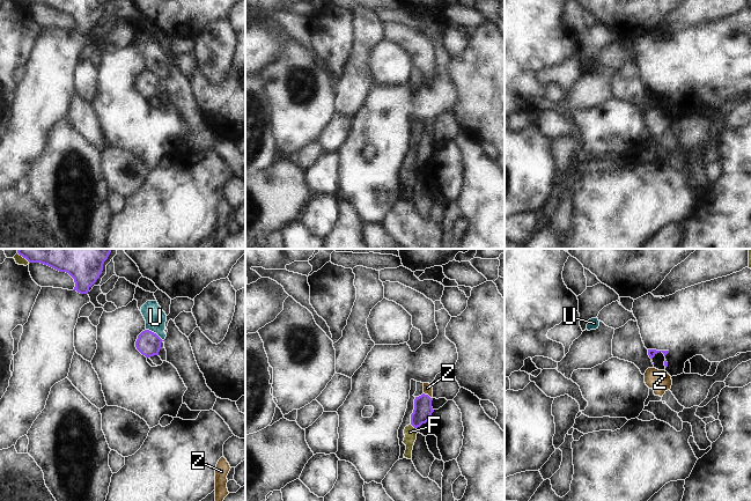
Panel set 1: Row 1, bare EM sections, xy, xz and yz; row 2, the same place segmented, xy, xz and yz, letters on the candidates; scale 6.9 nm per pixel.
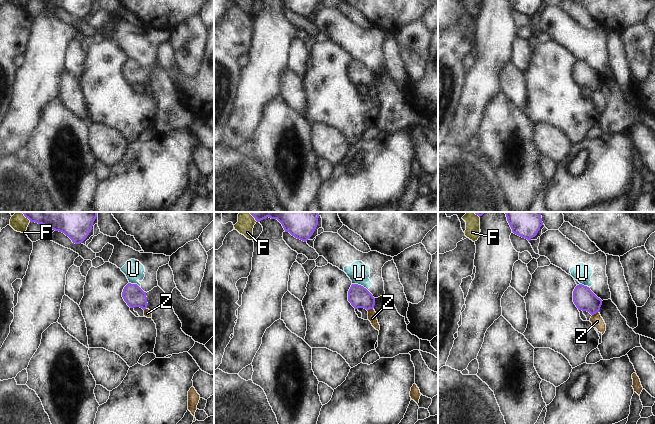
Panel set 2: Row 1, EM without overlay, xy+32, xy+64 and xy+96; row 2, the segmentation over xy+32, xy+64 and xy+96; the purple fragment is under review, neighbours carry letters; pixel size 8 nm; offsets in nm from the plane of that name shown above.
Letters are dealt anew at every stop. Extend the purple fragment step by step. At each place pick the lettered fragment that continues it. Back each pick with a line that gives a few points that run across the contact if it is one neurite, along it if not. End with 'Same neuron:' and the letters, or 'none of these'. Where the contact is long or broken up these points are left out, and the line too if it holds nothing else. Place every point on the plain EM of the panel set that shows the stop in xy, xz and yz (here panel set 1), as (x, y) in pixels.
Same neuron: none of these.

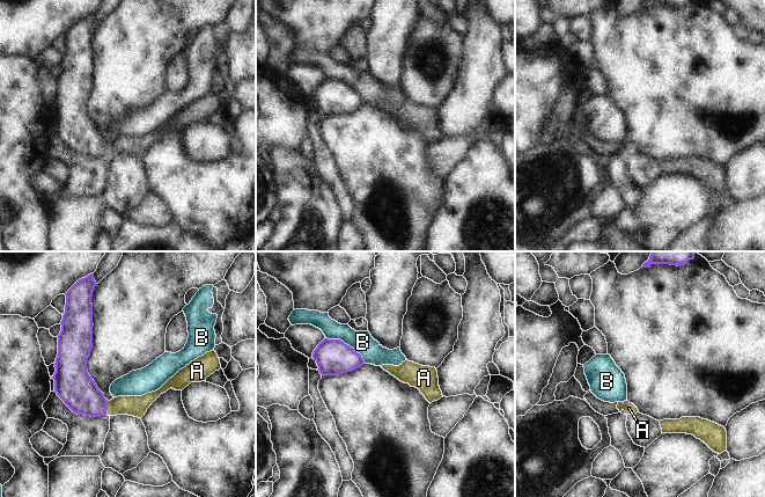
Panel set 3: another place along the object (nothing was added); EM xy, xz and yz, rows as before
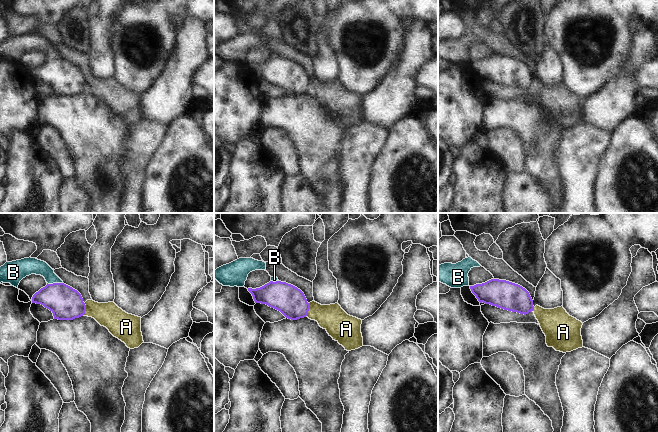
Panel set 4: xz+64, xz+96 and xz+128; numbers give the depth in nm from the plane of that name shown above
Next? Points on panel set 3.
Same neuron: none of these.

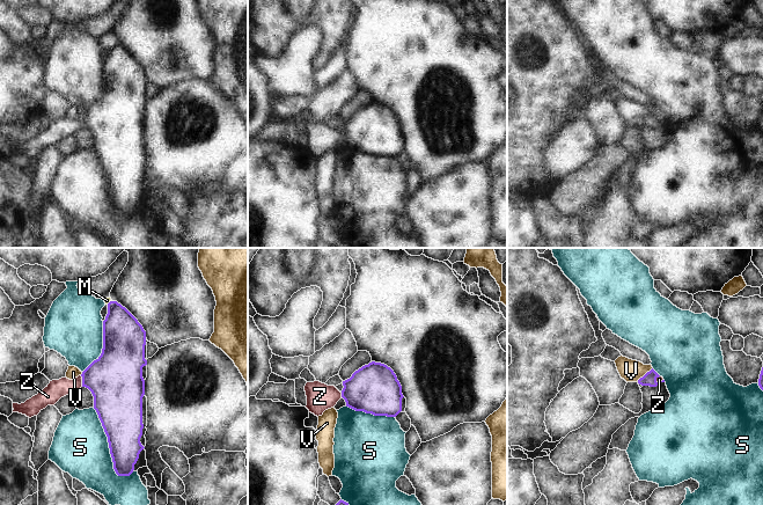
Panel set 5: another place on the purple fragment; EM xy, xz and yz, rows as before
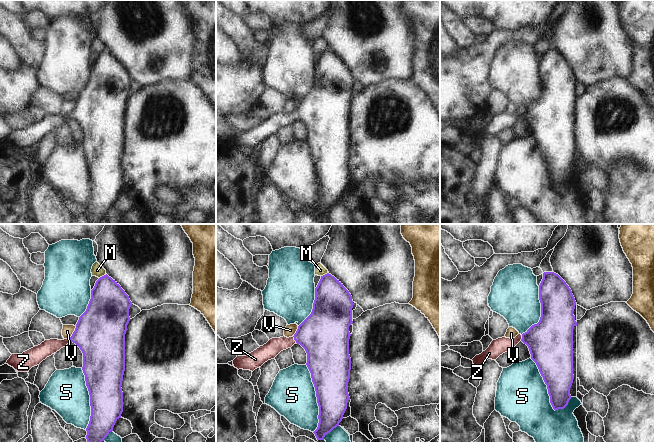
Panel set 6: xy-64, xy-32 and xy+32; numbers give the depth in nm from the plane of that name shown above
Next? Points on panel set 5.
Z: Line: xy (115, 119), (82, 122), (56, 130)
Same neuron: Z

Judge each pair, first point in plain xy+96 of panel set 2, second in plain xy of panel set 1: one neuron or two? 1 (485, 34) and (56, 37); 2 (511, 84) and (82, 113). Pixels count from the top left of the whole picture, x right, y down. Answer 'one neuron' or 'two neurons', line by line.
1: one neuron
2: one neuron

